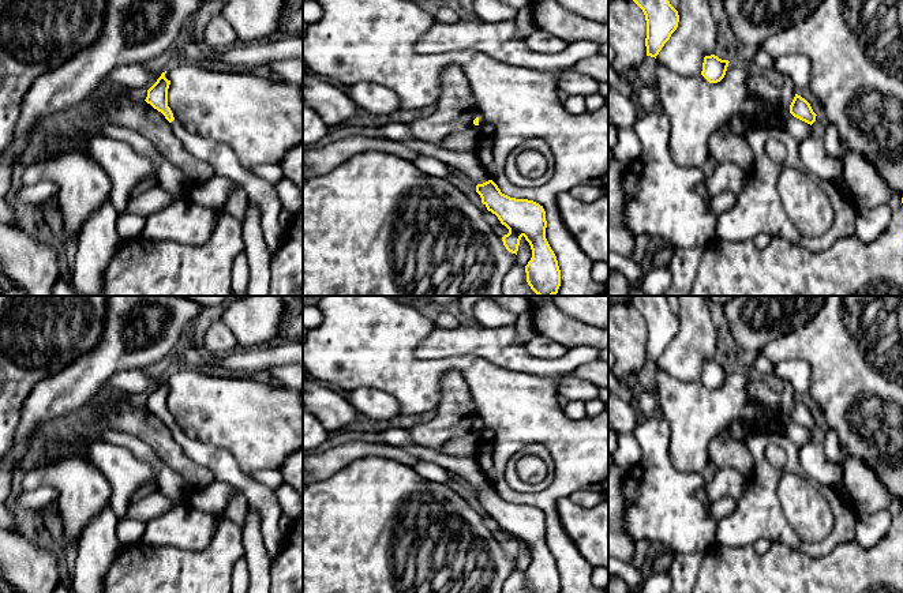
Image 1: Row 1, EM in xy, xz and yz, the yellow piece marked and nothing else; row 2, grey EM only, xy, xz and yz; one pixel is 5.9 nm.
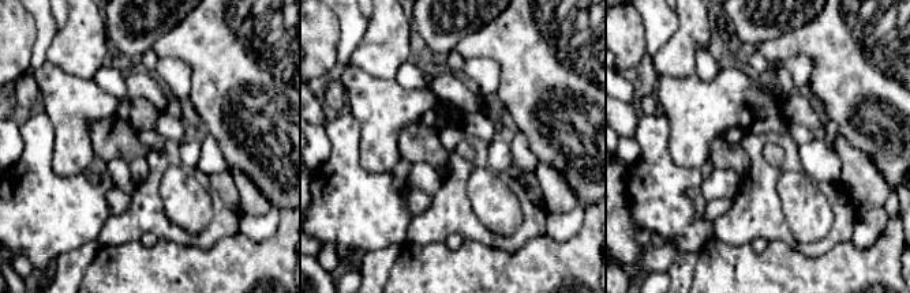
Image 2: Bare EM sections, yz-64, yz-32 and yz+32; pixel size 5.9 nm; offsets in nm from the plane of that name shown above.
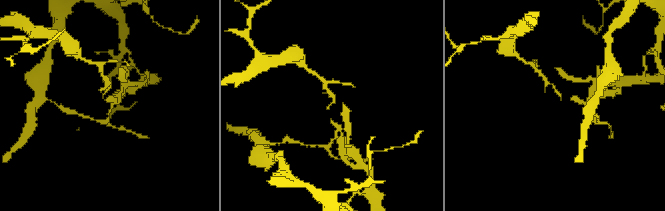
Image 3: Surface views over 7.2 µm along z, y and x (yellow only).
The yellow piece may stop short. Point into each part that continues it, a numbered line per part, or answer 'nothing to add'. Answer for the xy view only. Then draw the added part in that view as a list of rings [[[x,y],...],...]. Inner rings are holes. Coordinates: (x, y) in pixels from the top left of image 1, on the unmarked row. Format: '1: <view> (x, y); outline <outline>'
1: xy (220, 462); outline [[[176,425],[172,427],[172,435],[184,454],[198,465],[207,468],[217,481],[231,484],[246,495],[248,506],[261,514],[263,544],[267,556],[273,560],[278,555],[285,538],[278,529],[282,511],[276,489],[247,477],[229,451],[196,442],[186,436]]]

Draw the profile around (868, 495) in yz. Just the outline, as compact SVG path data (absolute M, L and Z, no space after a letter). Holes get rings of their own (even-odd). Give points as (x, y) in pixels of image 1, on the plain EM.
M842 450L843 477L842 481L848 491L850 503L858 515L876 514L888 508L891 496L876 472L858 457Z

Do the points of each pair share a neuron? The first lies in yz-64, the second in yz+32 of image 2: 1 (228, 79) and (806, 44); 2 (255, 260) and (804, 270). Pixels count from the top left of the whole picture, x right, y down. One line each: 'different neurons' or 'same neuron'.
1: same neuron
2: same neuron

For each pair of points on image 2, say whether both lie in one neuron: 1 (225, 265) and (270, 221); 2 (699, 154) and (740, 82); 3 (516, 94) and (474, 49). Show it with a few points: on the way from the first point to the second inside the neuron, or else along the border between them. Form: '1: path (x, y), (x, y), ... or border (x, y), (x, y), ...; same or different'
1: border (279, 221), (277, 229), (261, 241), (239, 230); different
2: path (699, 136), (699, 124), (723, 100); same
3: path (516, 78), (516, 71), (494, 49), (490, 49); same

